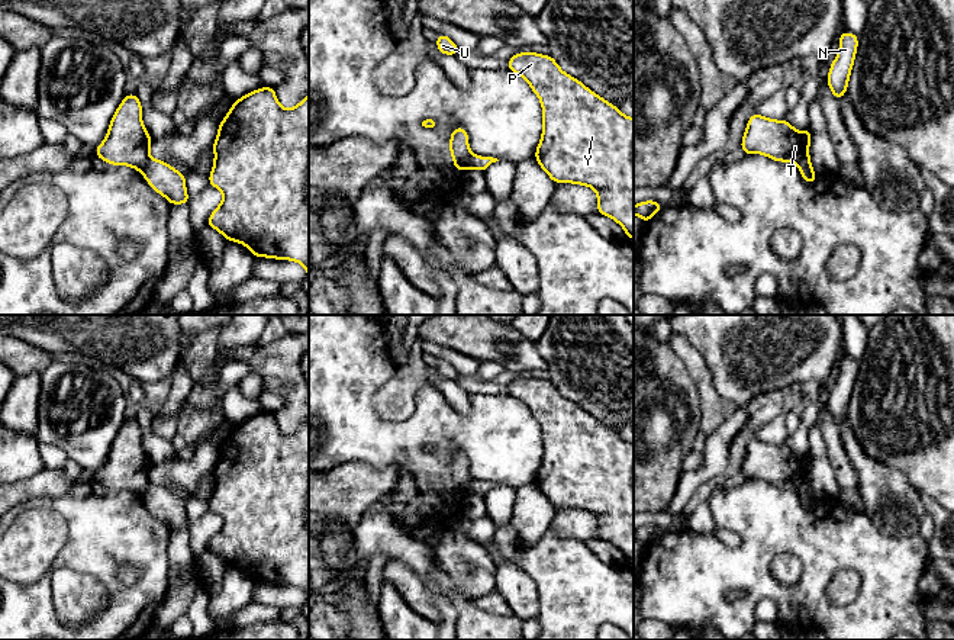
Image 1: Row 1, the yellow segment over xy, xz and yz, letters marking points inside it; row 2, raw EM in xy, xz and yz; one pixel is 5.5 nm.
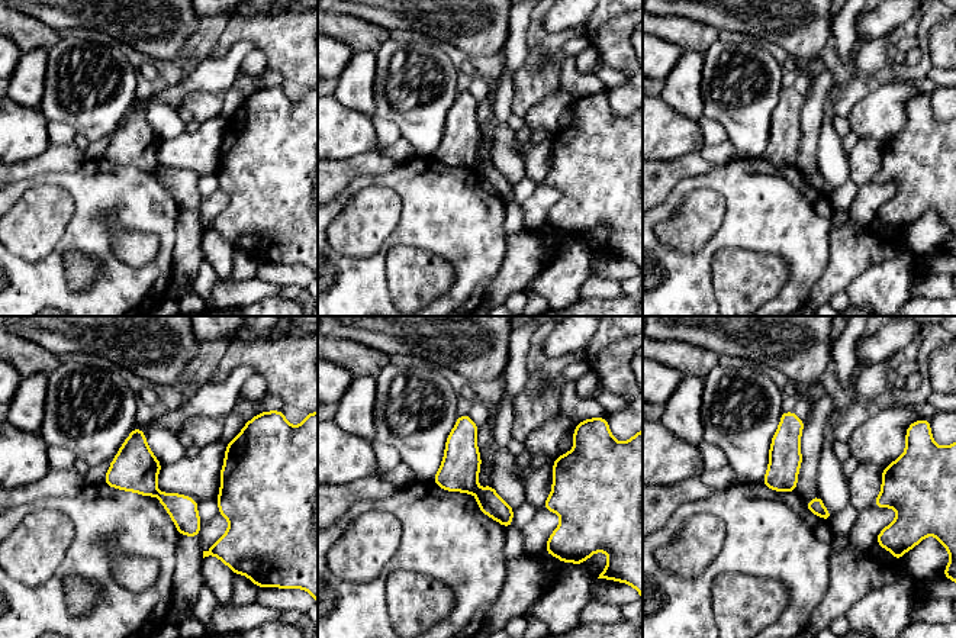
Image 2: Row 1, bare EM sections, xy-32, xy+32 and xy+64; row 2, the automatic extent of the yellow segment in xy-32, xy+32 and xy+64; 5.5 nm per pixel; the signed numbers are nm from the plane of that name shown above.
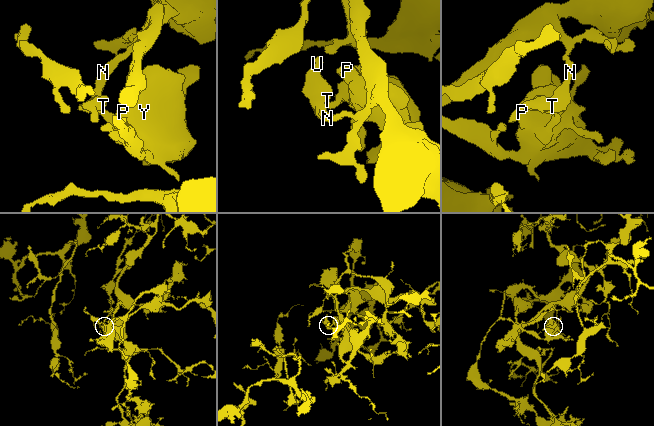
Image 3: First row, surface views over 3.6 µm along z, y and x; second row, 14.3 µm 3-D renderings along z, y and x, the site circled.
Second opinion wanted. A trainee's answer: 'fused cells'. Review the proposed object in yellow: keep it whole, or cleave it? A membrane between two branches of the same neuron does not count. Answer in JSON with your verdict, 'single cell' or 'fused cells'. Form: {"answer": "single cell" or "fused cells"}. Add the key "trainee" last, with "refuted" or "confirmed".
{"answer": "fused cells", "trainee": "confirmed"}

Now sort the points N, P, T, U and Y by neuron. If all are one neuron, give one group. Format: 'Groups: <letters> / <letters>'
Groups: N T U / P Y

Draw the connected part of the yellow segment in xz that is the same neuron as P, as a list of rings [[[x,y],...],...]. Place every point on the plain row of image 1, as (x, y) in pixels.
[[[519,377],[510,382],[507,395],[525,403],[542,430],[542,461],[535,485],[554,508],[592,512],[597,520],[597,538],[616,546],[634,563],[634,444],[597,421],[577,403],[565,399],[551,380]]]

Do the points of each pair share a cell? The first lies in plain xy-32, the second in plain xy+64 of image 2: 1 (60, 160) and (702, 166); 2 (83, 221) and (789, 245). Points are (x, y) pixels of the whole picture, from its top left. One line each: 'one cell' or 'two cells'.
1: one cell
2: one cell

